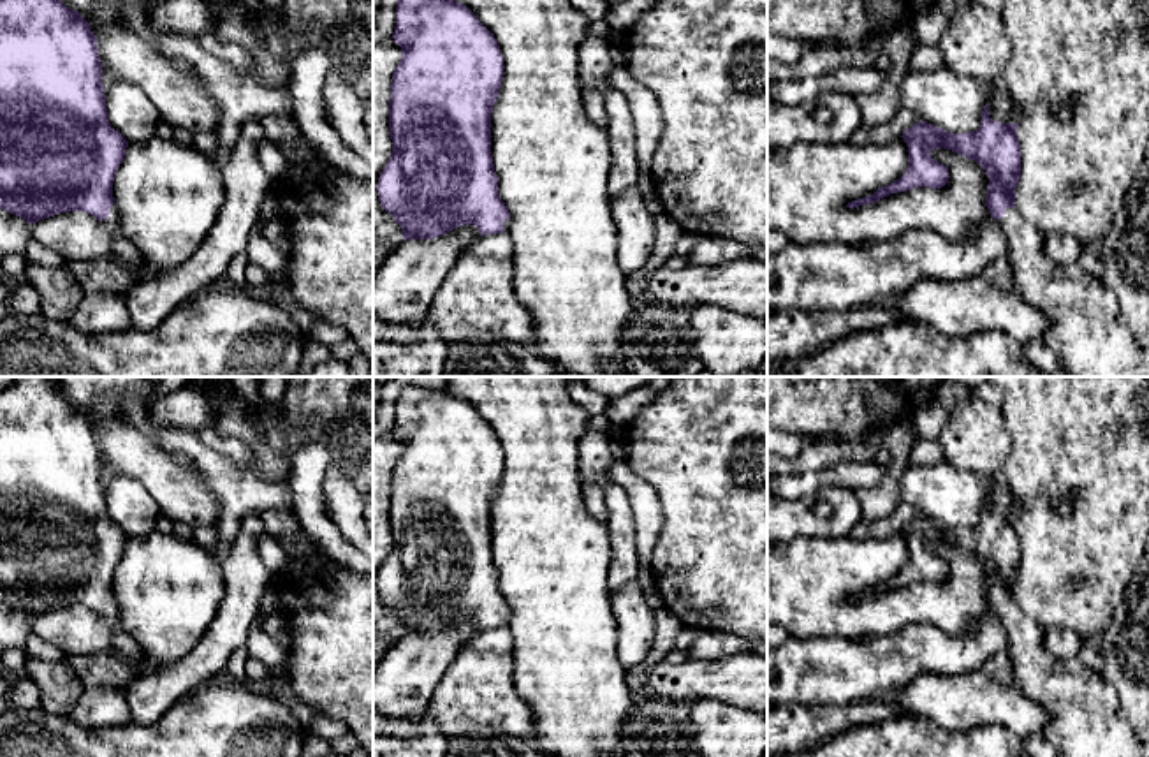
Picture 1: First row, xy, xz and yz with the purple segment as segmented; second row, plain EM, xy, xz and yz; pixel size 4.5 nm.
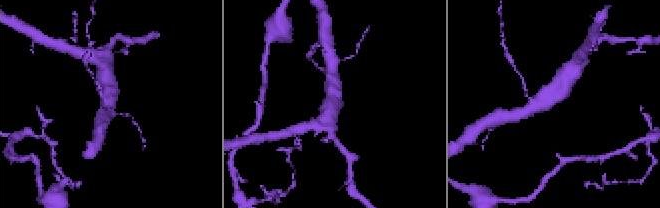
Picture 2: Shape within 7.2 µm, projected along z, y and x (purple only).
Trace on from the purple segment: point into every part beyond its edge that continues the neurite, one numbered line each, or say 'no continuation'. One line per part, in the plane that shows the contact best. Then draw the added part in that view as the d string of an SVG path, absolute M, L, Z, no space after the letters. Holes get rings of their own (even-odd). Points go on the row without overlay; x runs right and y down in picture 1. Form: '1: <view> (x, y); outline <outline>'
1: xy (127, 645); outline M114 599L109 604L109 611L102 614L102 618L111 625L114 632L116 648L120 648L125 657L137 662L144 669L148 664L144 660L141 648L132 637L125 636L118 627L118 606Z

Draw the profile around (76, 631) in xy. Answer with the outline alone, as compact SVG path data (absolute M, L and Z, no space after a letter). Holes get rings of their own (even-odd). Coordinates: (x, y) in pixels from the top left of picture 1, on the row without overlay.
M86 606L58 607L30 620L30 634L65 655L97 655L116 648L111 625Z

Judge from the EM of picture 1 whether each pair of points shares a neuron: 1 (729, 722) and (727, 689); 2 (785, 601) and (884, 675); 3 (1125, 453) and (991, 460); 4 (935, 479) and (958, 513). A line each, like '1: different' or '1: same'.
1: different
2: different
3: different
4: same

